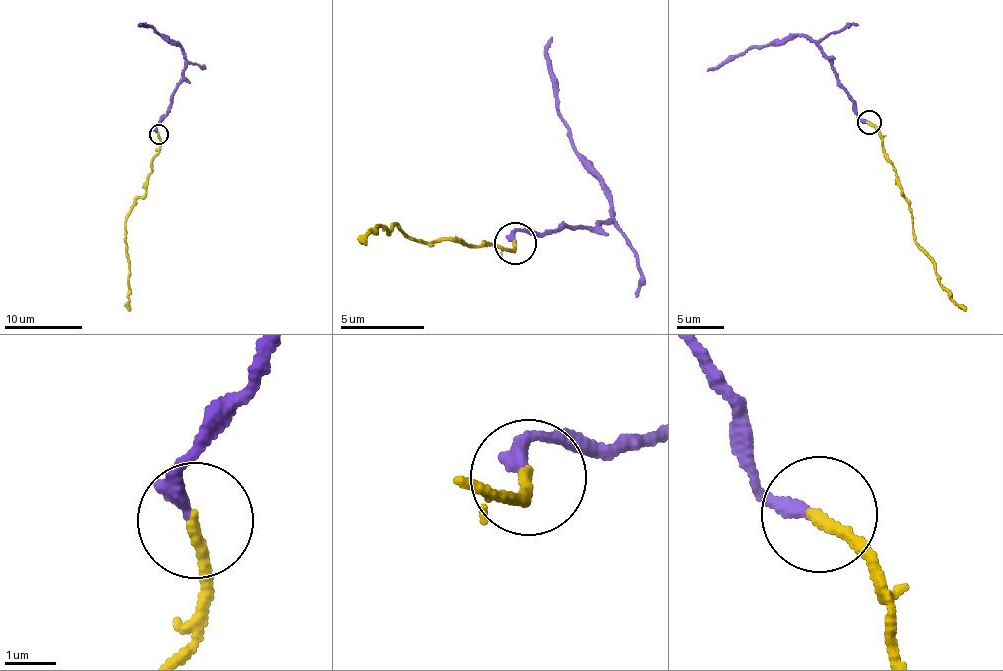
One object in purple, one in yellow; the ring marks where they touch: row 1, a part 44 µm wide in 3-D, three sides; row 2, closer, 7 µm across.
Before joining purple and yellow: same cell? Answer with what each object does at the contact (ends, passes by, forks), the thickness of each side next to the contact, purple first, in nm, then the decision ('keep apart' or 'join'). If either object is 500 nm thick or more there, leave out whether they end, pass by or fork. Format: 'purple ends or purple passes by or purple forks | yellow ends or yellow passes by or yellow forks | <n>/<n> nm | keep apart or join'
purple ends | yellow ends | 280/220 nm | keep apart

